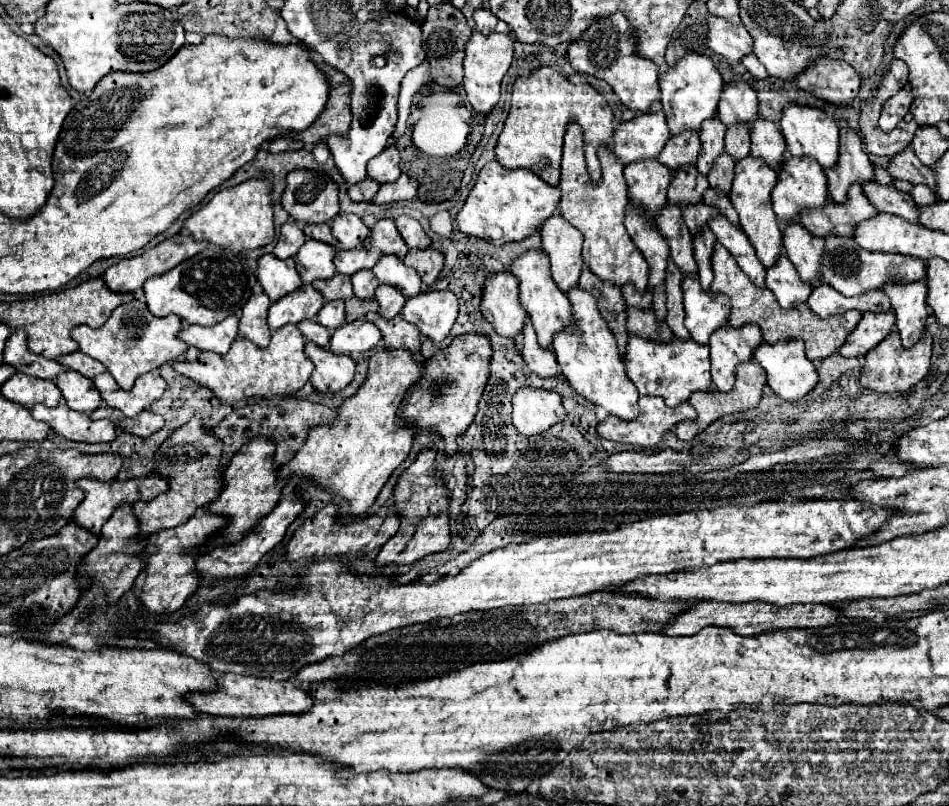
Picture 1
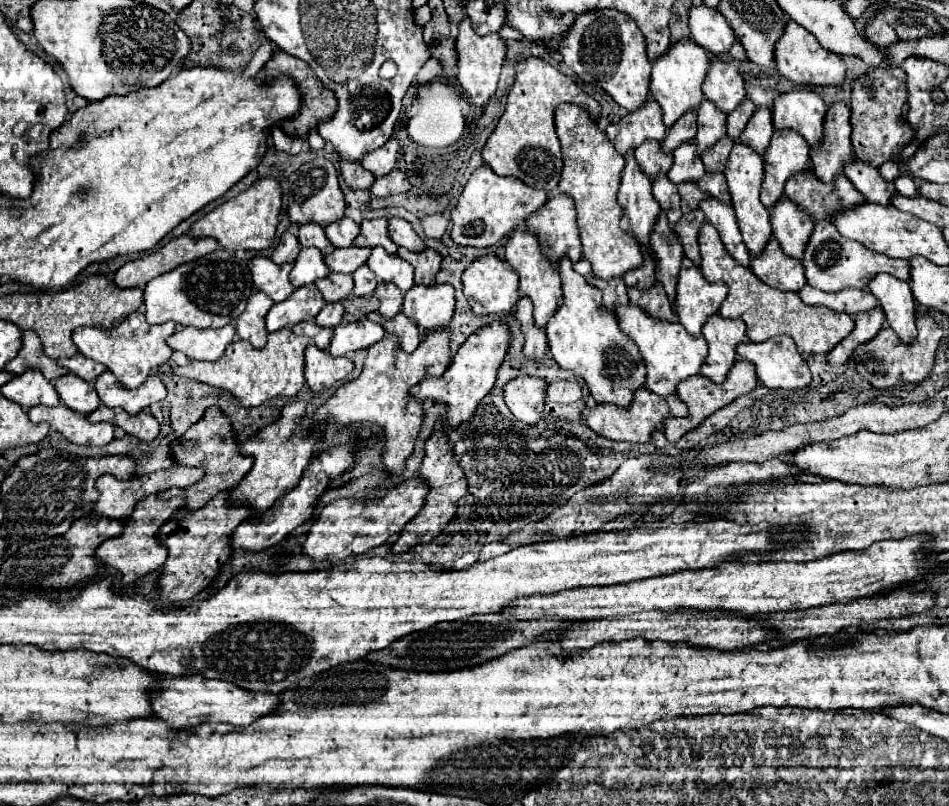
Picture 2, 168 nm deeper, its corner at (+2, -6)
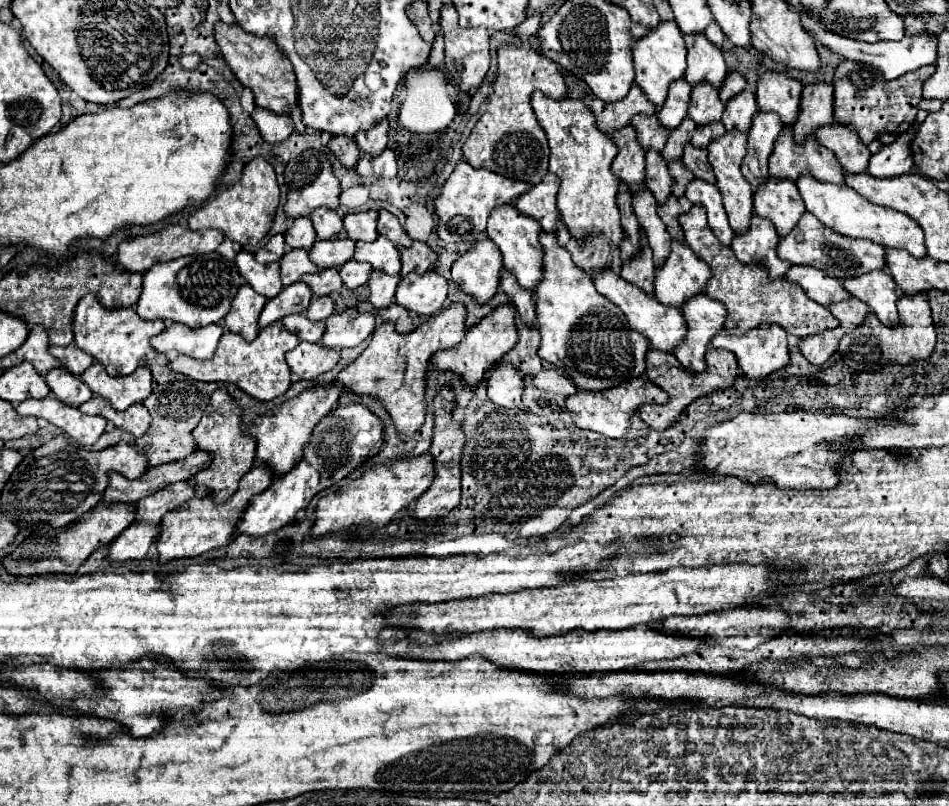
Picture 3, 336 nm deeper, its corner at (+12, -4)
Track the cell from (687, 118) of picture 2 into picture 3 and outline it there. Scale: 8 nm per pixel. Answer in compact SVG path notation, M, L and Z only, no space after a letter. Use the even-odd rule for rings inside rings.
M680 79L680 83L672 83L672 91L668 91L668 99L664 107L660 107L656 113L660 125L666 127L668 131L674 131L686 117L688 103L690 103L690 91L692 87L688 87L684 79Z

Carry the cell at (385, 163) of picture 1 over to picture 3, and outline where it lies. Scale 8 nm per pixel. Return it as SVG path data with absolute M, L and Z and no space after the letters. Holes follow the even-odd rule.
M384 119L384 123L378 123L376 127L372 127L372 131L362 131L360 135L356 135L354 141L358 143L364 155L370 155L370 157L382 155L388 141L388 121Z

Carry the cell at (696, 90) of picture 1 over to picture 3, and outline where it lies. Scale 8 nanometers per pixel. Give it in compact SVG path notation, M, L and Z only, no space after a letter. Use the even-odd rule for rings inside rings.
M674 21L660 23L660 27L650 31L644 39L636 41L634 67L636 67L634 83L646 93L646 97L650 99L650 103L654 107L662 107L670 85L678 79L682 79L684 71L686 71L686 43L684 43L682 31L676 27Z

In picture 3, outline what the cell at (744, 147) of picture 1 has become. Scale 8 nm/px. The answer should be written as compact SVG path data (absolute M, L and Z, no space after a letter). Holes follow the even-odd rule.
M730 73L728 79L724 81L724 87L720 89L720 99L722 103L728 103L732 97L736 97L738 93L742 93L746 89L746 81L742 75L738 73Z

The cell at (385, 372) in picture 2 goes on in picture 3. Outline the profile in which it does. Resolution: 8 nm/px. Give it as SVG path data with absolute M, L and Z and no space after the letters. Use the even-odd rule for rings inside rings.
M450 305L438 315L432 315L428 321L420 323L408 335L396 333L392 323L380 323L372 333L368 347L358 355L356 361L352 361L348 367L344 367L338 373L336 383L344 387L344 393L360 397L368 395L380 401L382 407L392 417L398 437L410 439L424 423L424 413L426 413L424 385L426 385L426 371L430 357L436 351L458 345L464 339L464 333L466 333L464 307L460 305Z

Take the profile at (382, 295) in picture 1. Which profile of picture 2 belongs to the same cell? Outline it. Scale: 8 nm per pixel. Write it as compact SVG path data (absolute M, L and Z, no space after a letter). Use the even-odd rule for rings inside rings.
M386 281L378 283L376 297L380 299L380 313L386 319L390 319L390 317L394 317L396 313L402 311L402 299L404 299L404 295L402 295L402 291L394 283L386 283Z

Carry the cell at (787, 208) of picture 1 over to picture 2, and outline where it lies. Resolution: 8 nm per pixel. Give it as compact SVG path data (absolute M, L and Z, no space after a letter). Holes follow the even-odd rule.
M792 129L774 131L770 145L764 153L764 183L760 191L762 203L770 209L784 193L784 183L800 173L810 169L810 145L792 133Z

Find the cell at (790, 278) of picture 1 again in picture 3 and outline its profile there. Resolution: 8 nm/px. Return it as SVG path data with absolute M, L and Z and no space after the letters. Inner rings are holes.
M752 217L750 229L744 235L736 235L732 239L732 251L744 265L760 265L768 271L768 279L776 281L786 275L786 271L792 267L790 263L784 263L776 255L778 247L778 235L772 227L772 223L764 223L764 219Z

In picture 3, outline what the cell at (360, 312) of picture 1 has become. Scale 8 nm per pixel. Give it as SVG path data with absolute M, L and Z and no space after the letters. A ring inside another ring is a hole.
M360 287L356 291L348 291L348 289L340 289L336 293L330 295L330 299L334 301L334 307L336 307L336 313L344 313L346 309L352 309L356 307L358 301L366 301L368 297L368 289L366 287Z

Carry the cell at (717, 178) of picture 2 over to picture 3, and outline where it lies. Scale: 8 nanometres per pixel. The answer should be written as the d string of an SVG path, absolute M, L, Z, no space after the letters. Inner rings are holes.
M690 145L688 149L684 149L684 159L682 159L682 163L692 171L694 177L698 177L698 179L702 179L702 181L708 181L708 183L716 183L714 171L712 171L712 167L710 167L710 163L708 163L708 153L706 153L706 149L696 149L696 147Z

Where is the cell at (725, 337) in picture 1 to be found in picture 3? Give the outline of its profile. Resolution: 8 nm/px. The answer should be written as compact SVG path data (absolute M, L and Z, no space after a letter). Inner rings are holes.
M696 295L688 307L682 311L688 323L688 339L676 347L676 359L690 371L706 371L706 351L710 341L724 331L726 321L726 307L718 301L712 301L708 295Z

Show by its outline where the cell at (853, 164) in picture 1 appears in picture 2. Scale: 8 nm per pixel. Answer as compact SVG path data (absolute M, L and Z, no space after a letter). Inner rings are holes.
M832 103L826 111L826 137L822 137L822 149L810 149L812 171L820 181L830 183L842 173L844 163L854 159L850 133L850 107Z

